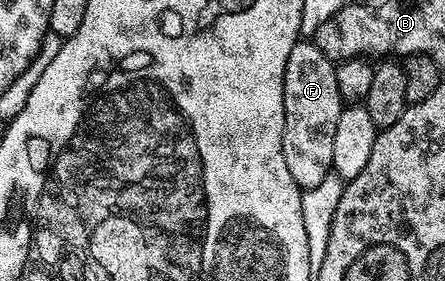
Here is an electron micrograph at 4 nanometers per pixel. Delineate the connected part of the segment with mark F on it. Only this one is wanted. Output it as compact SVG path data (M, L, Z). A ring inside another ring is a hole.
M300 40L295 43L293 52L289 52L289 60L285 60L285 80L283 81L283 99L285 100L285 128L281 136L281 152L285 156L285 165L289 168L289 176L293 176L293 180L299 185L300 190L305 191L309 188L317 188L317 184L321 184L321 180L325 180L325 176L332 173L333 164L333 136L336 135L337 120L340 119L344 110L345 103L341 92L337 92L337 76L335 75L336 63L325 56L325 52L321 52L321 48L317 48L314 41Z

